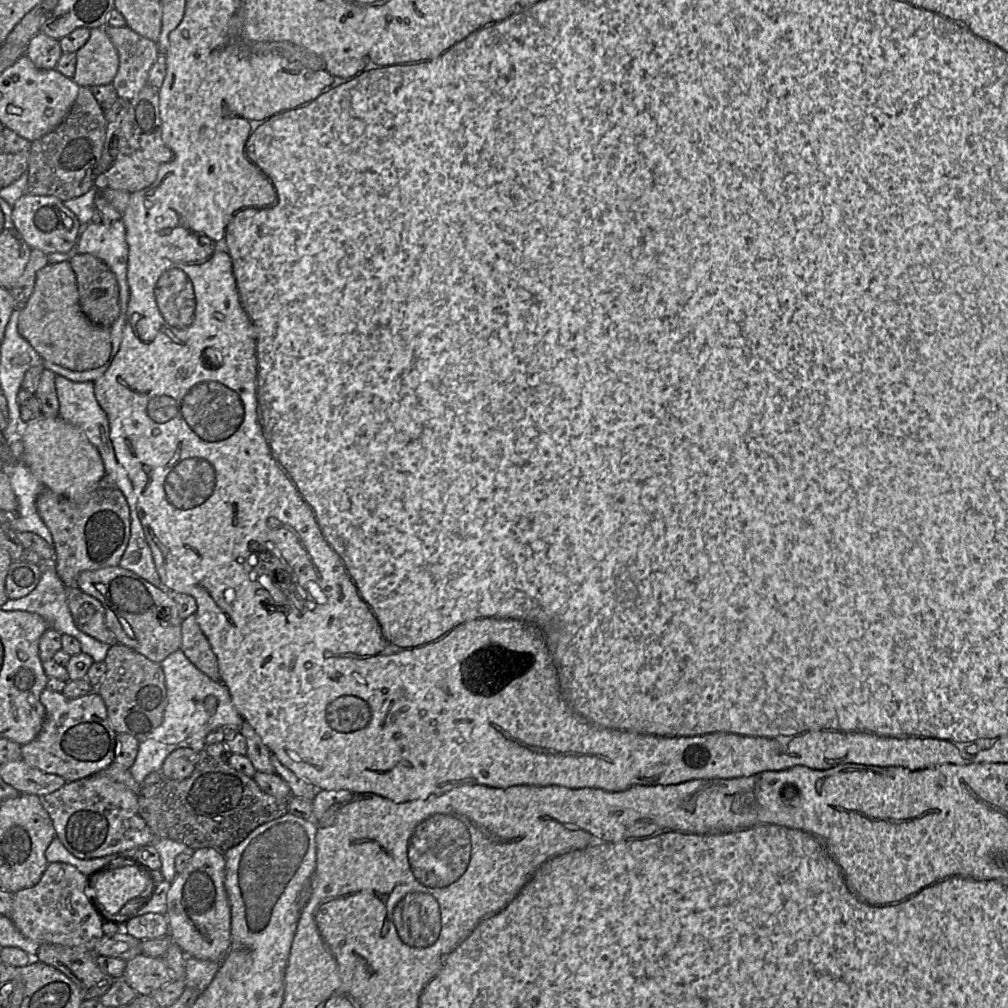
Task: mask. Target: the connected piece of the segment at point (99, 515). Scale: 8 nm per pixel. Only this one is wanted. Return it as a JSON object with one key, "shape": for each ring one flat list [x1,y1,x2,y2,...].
{"shape":[[104,475,94,484,81,503,71,502,64,496,43,488,36,499,36,510,52,535,55,571,66,588,77,587,78,576,83,571,119,564,130,538,130,509,123,492,108,476]]}

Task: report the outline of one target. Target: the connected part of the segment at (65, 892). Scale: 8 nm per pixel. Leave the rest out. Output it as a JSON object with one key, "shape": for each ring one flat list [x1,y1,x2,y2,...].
{"shape":[[50,863,35,886,13,893,13,906,8,918,24,937,40,945,58,944,93,950,104,932,101,912,87,891,89,889,93,896,88,881,88,876,70,864]]}

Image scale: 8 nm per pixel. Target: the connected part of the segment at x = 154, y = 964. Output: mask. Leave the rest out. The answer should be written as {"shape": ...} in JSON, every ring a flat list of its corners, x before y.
{"shape":[[143,954,127,960,121,979,129,984,137,995,150,995,172,981,162,957,148,957]]}

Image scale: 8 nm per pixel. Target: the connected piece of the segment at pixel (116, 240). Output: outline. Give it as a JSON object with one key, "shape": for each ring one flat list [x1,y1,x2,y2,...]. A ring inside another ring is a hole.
{"shape":[[118,220,111,225,103,223,93,223,84,225,81,224,78,242,70,251,63,253,51,253,47,255,48,263,59,263,69,261,74,255,81,253,89,253,104,261,115,274,120,296,120,312,115,322,124,321,129,302,129,286,127,282,127,265,128,265,128,244,126,241,126,230,122,220]]}

